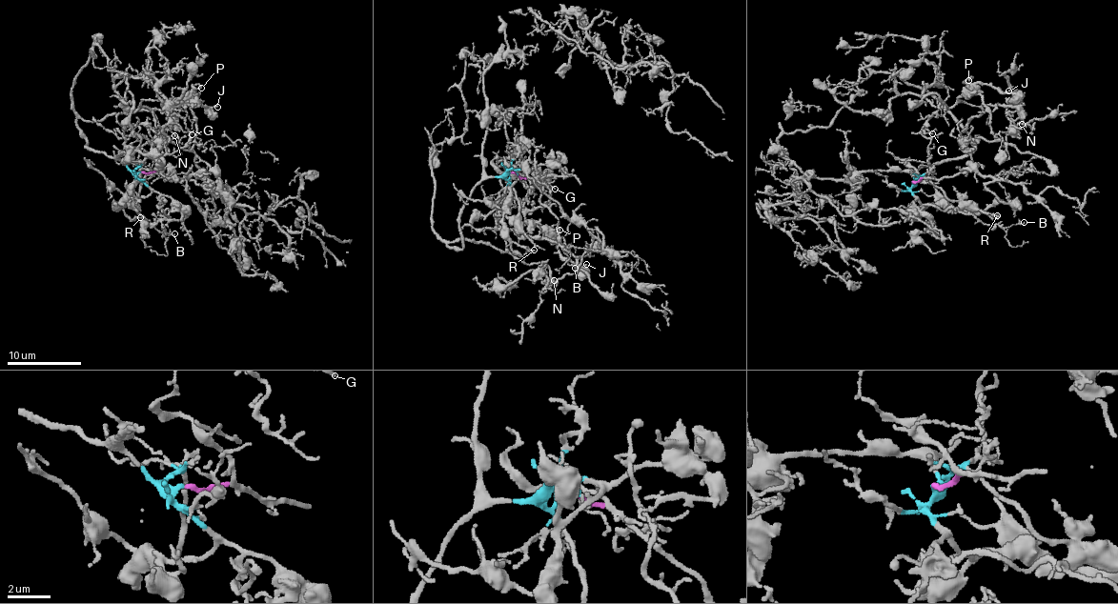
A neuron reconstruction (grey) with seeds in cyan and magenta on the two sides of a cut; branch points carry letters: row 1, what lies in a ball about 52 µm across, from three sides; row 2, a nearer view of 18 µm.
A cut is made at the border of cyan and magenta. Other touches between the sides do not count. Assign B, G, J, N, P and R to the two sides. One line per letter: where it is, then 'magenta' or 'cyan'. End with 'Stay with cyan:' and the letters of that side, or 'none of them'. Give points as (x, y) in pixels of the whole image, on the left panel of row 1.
B: at (174, 233); cyan
G: at (192, 134); cyan
J: at (217, 107); cyan
N: at (174, 135); cyan
P: at (201, 88); cyan
R: at (140, 217); cyan
Stay with cyan: B, G, J, N, P, R

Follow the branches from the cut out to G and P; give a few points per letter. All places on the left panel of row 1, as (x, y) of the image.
G: (140, 172), (88, 148), (80, 118), (95, 122), (134, 111), (142, 100), (160, 99), (169, 116), (192, 133)
P: (140, 172), (88, 148), (80, 118), (95, 122), (136, 110), (142, 100), (182, 98), (193, 85), (201, 89)

